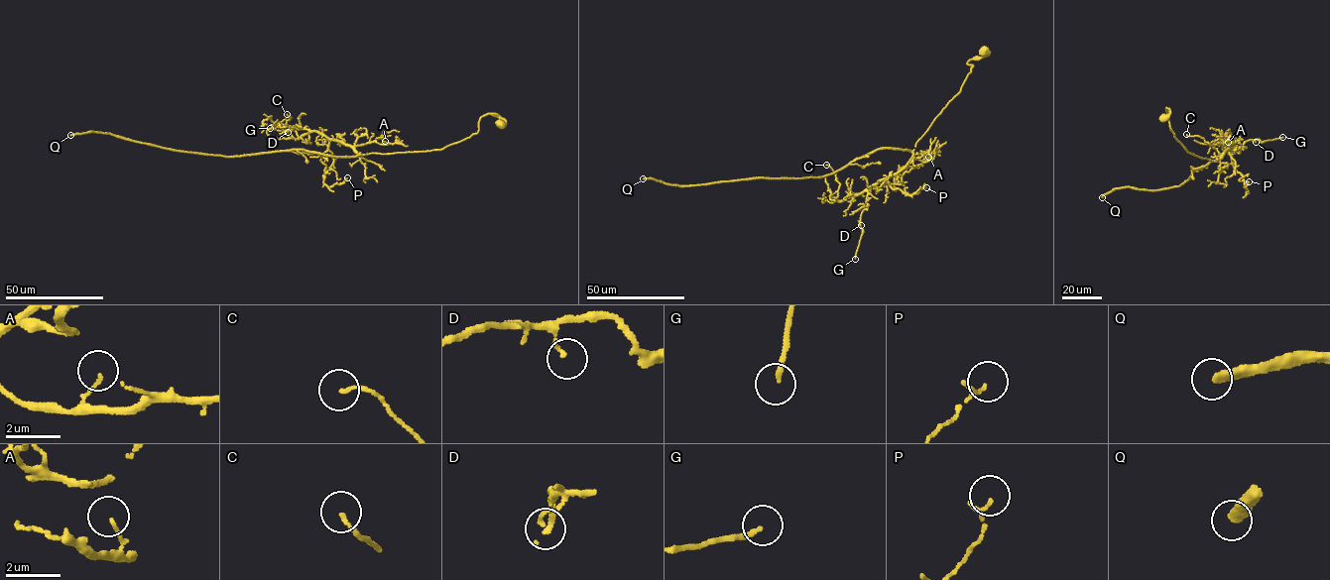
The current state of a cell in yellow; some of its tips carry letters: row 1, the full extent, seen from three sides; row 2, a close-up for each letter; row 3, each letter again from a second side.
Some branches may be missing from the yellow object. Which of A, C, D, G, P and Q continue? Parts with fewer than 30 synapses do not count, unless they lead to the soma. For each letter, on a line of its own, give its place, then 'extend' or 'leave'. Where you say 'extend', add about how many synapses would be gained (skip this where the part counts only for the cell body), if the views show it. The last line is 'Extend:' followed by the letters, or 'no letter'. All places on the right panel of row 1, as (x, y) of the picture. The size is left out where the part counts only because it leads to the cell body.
A: at (1228, 142); leave
C: at (1186, 134); leave
D: at (1256, 142); leave
G: at (1282, 137); leave
P: at (1249, 181); leave
Q: at (1102, 197); extend; about 300 synapses
Extend: Q

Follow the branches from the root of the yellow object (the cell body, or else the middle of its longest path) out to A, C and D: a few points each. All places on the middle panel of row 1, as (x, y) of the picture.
A: (984, 51), (983, 57), (968, 60), (973, 65), (960, 91), (917, 142), (907, 166), (920, 165), (928, 157)
C: (984, 51), (968, 60), (973, 65), (960, 91), (896, 174), (836, 200), (839, 183), (826, 165)
D: (984, 51), (983, 57), (968, 60), (973, 65), (960, 91), (917, 142), (909, 162), (868, 188), (861, 225)

